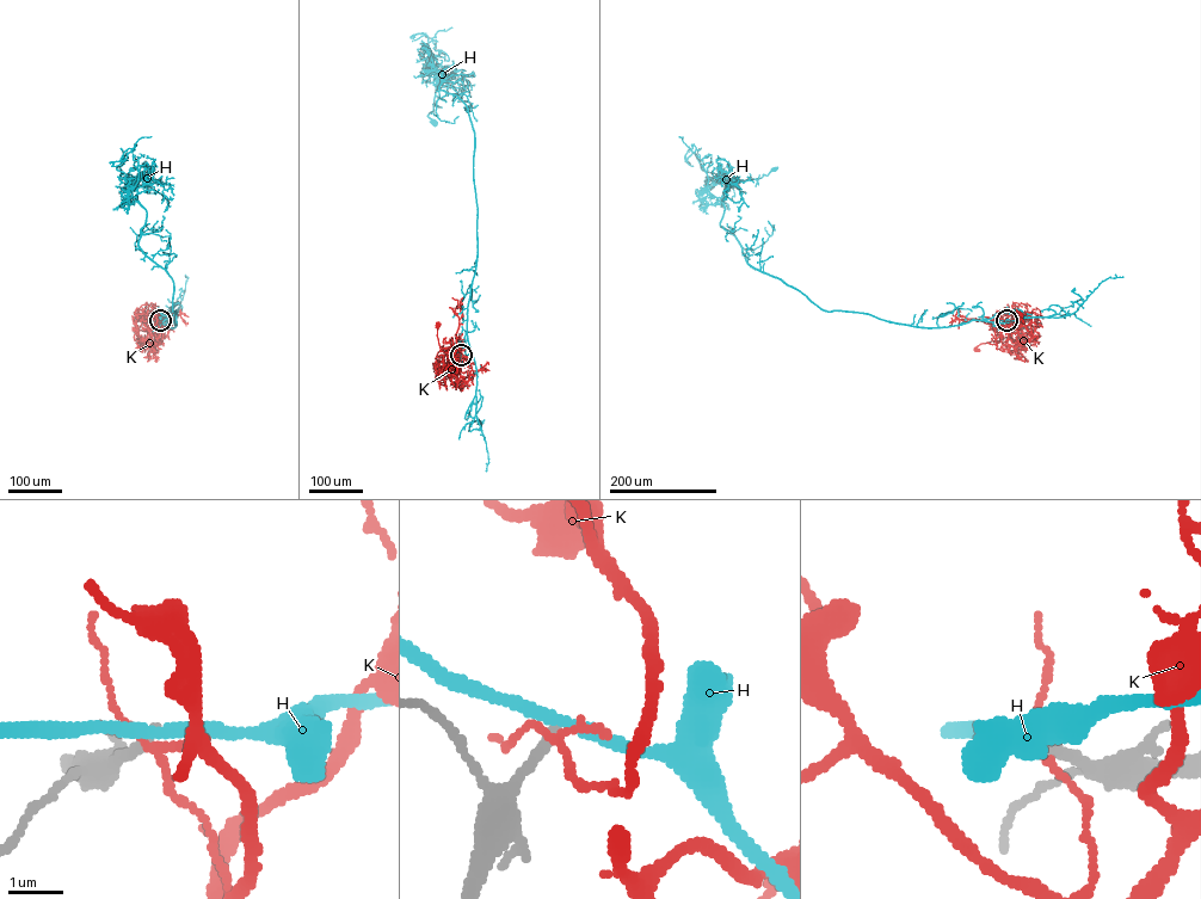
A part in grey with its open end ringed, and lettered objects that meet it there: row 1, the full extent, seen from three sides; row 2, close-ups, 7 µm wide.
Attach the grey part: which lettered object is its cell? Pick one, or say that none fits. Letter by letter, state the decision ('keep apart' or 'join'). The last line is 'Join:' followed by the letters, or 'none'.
H: keep apart
K: keep apart
Join: none

